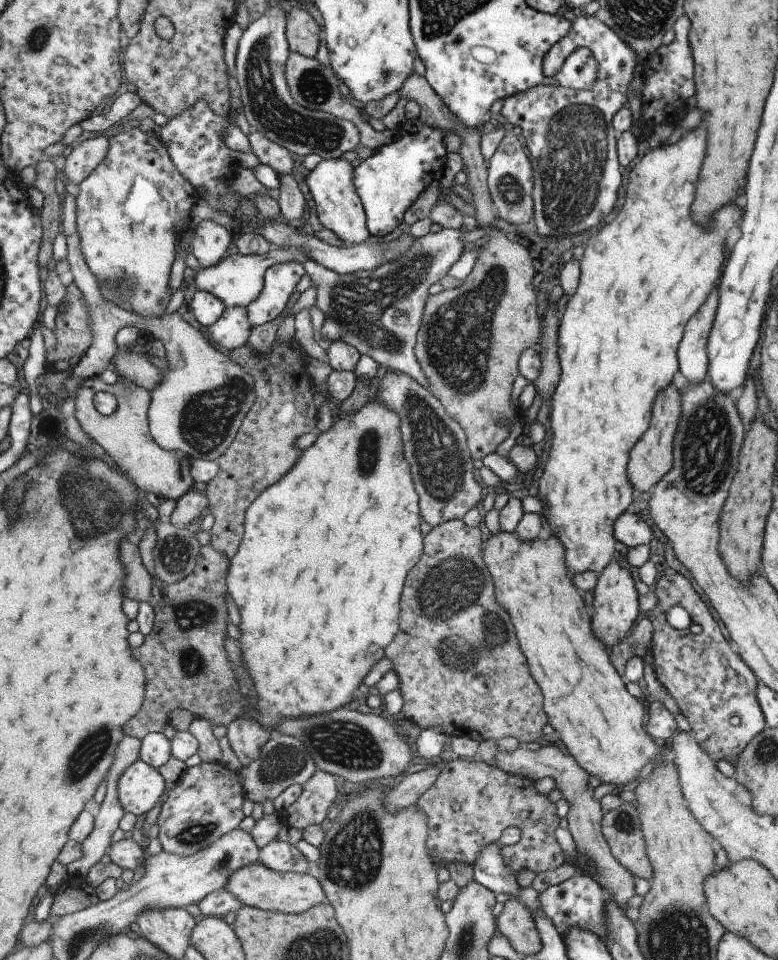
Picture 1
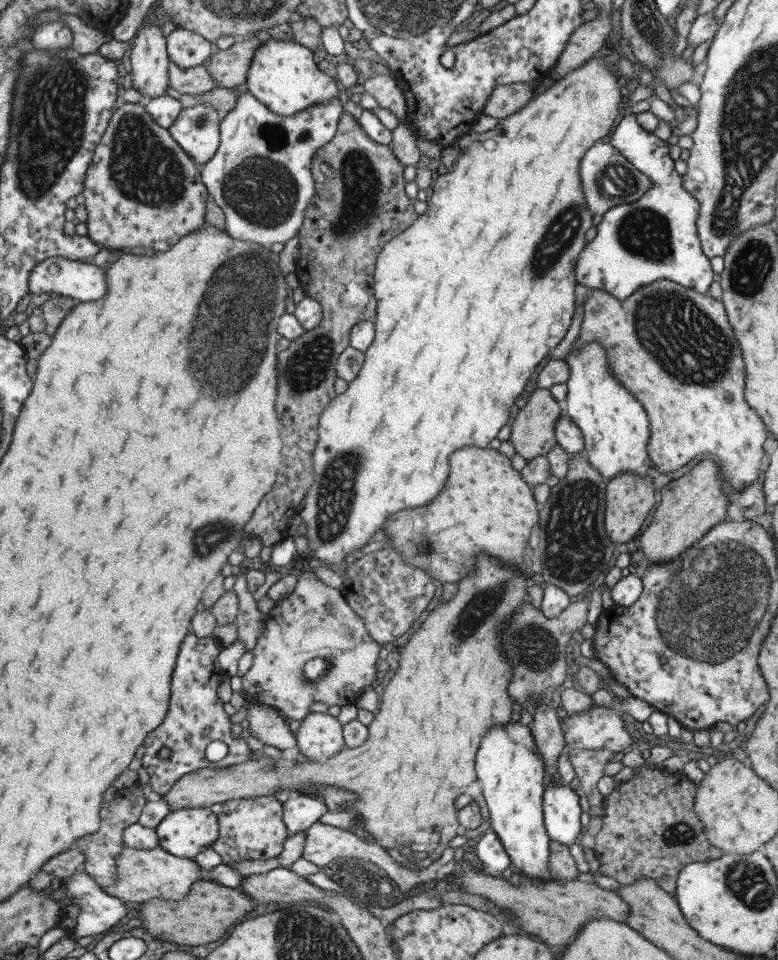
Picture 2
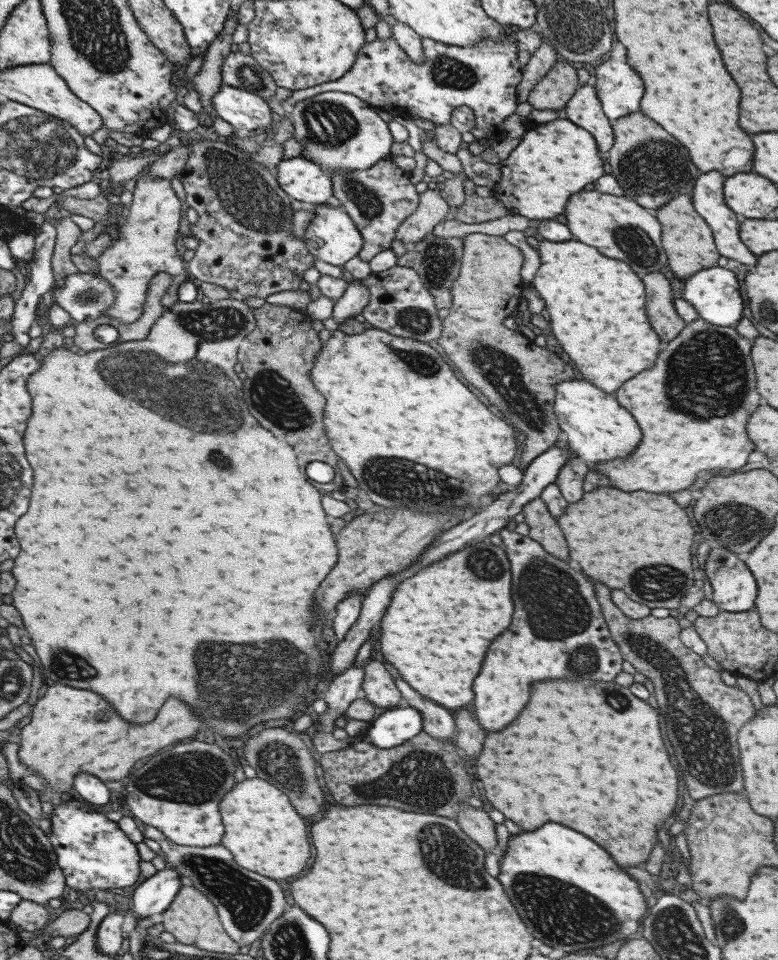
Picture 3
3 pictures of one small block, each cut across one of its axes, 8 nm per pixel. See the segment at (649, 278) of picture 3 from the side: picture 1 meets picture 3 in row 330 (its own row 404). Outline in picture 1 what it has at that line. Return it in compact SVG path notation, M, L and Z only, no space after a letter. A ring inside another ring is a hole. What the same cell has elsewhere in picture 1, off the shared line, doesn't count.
M671 384L653 402L653 412L651 412L651 422L645 434L635 442L635 446L629 452L629 462L627 462L627 480L635 488L635 492L646 492L655 486L663 478L664 474L672 465L672 440L677 428L678 416L680 413L680 393L675 385Z

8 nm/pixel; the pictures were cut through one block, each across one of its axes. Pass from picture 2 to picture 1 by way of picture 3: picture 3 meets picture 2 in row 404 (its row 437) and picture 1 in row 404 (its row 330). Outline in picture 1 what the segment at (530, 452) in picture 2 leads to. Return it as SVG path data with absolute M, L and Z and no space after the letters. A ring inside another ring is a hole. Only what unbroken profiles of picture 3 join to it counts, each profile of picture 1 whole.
M488 232L489 240L484 244L475 260L472 269L464 278L463 282L454 289L444 289L440 293L430 295L426 300L424 311L420 320L418 331L416 332L416 341L414 344L414 355L418 362L419 368L426 378L428 385L426 389L441 403L445 412L463 429L466 436L466 445L472 460L481 460L490 452L494 452L495 448L509 436L509 428L511 424L516 422L519 414L517 404L511 402L511 385L513 380L517 378L518 358L523 350L535 346L540 337L540 308L535 305L535 288L534 283L537 278L534 275L531 259L523 243L517 242L517 237L502 234L500 232Z

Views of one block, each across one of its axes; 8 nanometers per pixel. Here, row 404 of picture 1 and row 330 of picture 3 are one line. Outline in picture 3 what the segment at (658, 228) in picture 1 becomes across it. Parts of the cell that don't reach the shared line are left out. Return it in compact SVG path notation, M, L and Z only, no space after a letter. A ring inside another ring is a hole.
M575 239L565 242L538 242L537 252L540 260L539 267L530 284L540 294L545 302L545 312L549 316L549 328L555 334L559 346L573 362L583 380L590 382L605 393L616 391L631 376L649 368L659 352L659 338L649 328L645 316L645 292L641 280L629 270L627 264L619 260L611 260L595 252Z

